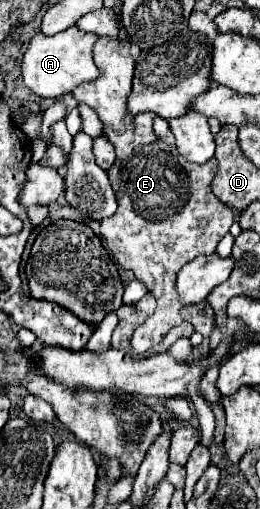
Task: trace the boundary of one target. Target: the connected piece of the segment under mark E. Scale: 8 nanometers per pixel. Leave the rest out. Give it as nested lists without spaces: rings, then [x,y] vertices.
[[[98,37],[94,43],[94,63],[100,69],[100,77],[78,85],[72,95],[78,103],[92,107],[104,123],[104,135],[116,149],[116,163],[108,169],[108,179],[114,187],[118,209],[112,217],[100,221],[100,234],[109,254],[124,267],[134,271],[148,291],[156,297],[158,307],[132,335],[130,347],[134,353],[144,355],[156,347],[164,335],[188,321],[206,339],[214,331],[214,311],[208,303],[196,303],[184,307],[178,301],[174,287],[176,273],[196,259],[198,255],[212,255],[218,241],[228,233],[234,223],[234,213],[210,191],[210,183],[216,175],[216,159],[204,165],[186,161],[174,147],[158,141],[152,131],[154,113],[140,113],[136,117],[126,113],[126,97],[132,89],[134,59],[130,55],[128,39]]]

